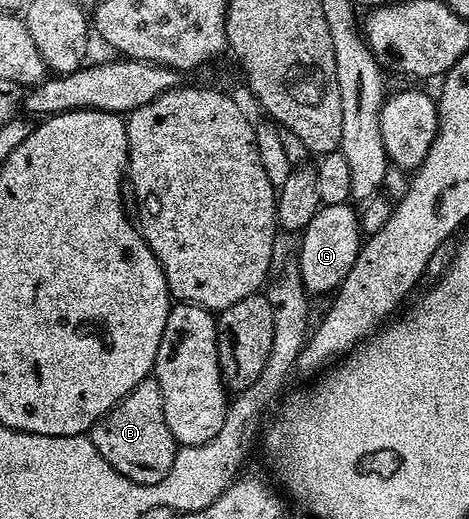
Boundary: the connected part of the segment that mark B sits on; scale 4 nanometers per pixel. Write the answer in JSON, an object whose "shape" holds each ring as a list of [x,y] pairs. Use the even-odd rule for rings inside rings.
{"shape":[[[152,376],[143,378],[109,414],[103,414],[92,426],[90,437],[110,468],[138,484],[158,484],[170,472],[178,449],[166,425],[166,412],[162,412],[162,392]]]}

